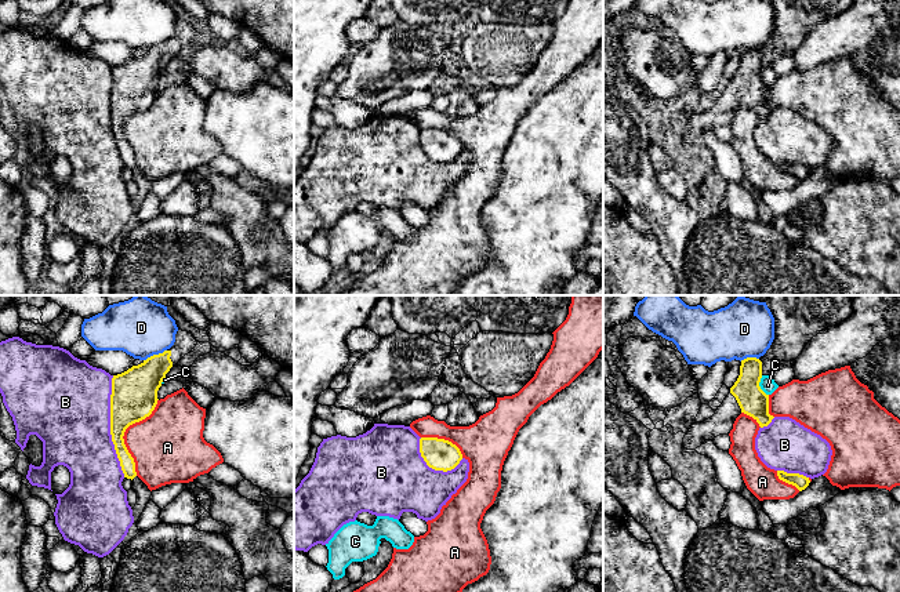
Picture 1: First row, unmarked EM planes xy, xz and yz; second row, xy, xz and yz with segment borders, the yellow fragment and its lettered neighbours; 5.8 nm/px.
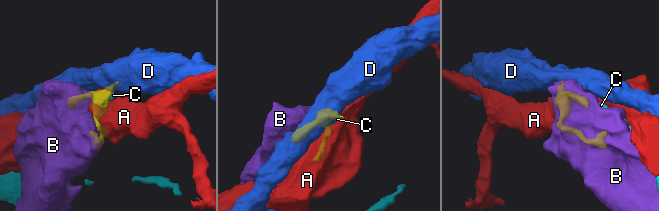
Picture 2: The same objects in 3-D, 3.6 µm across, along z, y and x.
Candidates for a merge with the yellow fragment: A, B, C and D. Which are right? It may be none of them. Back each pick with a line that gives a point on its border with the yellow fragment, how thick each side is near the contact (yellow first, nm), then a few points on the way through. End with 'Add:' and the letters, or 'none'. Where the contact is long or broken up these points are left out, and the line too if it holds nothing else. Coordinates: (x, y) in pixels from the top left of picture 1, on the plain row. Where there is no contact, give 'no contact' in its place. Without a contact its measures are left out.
Add: none

